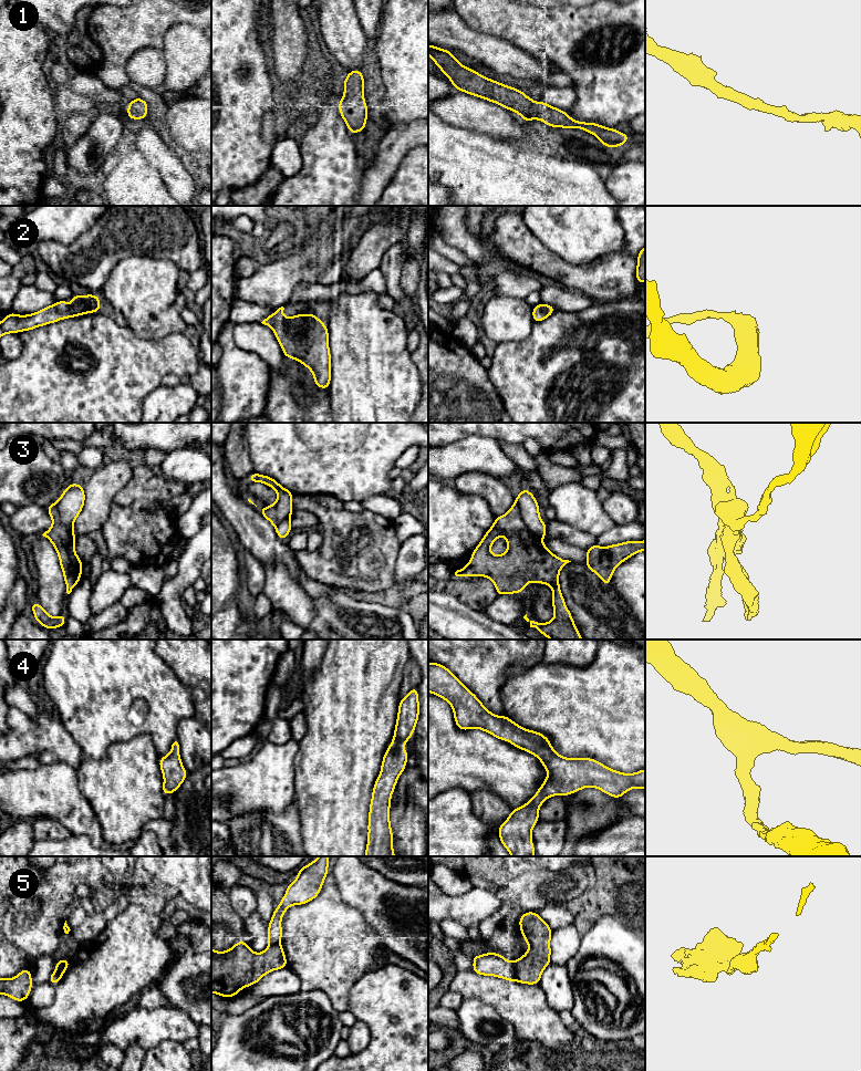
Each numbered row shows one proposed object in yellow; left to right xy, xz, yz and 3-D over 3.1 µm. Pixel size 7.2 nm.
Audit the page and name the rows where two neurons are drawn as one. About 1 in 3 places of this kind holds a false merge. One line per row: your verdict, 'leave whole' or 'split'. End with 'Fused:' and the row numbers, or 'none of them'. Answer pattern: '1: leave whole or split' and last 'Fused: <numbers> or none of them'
1: leave whole
2: leave whole
3: split
4: leave whole
5: split
Fused: 3, 5

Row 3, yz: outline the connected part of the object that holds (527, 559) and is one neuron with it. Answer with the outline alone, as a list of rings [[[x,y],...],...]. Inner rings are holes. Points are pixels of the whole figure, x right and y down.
[[[514,503],[508,512],[495,518],[492,527],[485,533],[480,543],[470,555],[471,562],[463,570],[454,569],[452,578],[458,576],[487,576],[495,586],[498,596],[504,594],[522,593],[528,582],[549,584],[552,589],[552,607],[554,618],[548,623],[530,621],[530,627],[537,628],[541,634],[550,640],[583,640],[578,632],[570,611],[566,606],[559,585],[559,571],[569,562],[551,553],[542,543],[541,539],[536,538],[525,524],[517,503]],[[505,536],[508,550],[501,555],[492,555],[490,545],[495,540]]]

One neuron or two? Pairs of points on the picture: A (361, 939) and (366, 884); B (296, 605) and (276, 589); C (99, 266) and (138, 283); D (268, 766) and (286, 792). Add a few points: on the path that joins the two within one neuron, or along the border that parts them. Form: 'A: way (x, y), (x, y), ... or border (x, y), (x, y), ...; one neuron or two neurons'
A: border (343, 900), (354, 906), (380, 936); two neurons
B: way (291, 601), (280, 590); one neuron
C: border (132, 256), (122, 259), (115, 266), (99, 294); two neurons
D: way (270, 772), (270, 777), (279, 786); one neuron

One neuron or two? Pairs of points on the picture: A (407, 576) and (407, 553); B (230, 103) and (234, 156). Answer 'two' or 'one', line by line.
A: one
B: one

